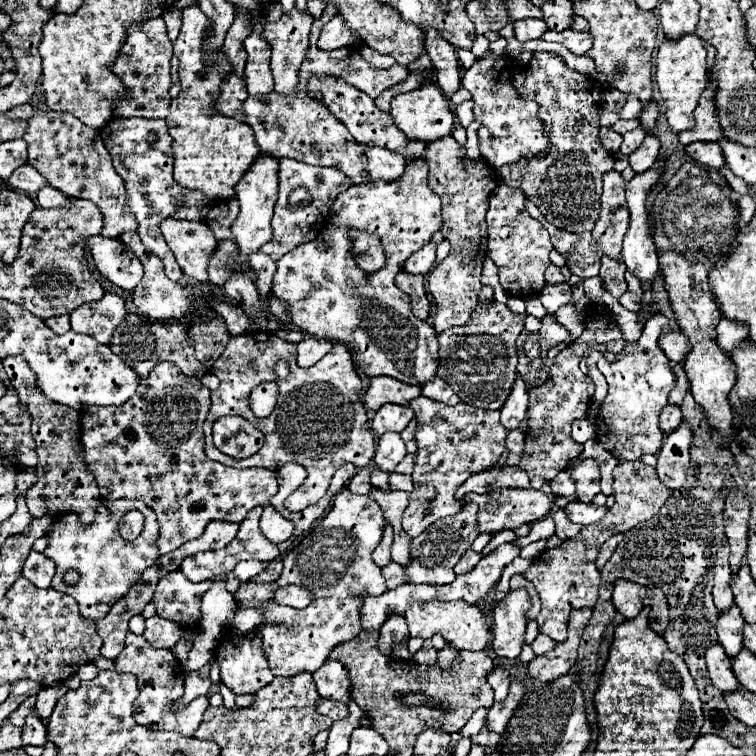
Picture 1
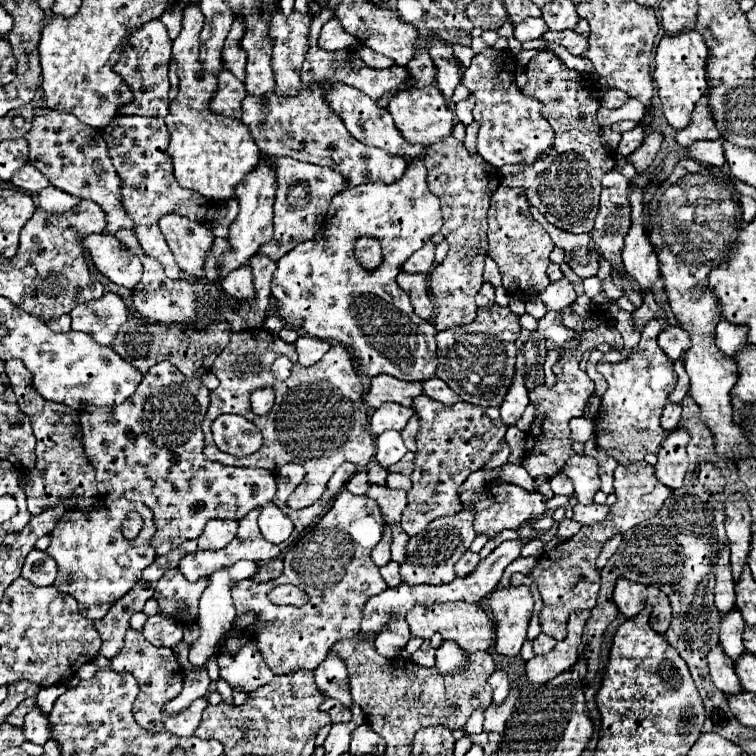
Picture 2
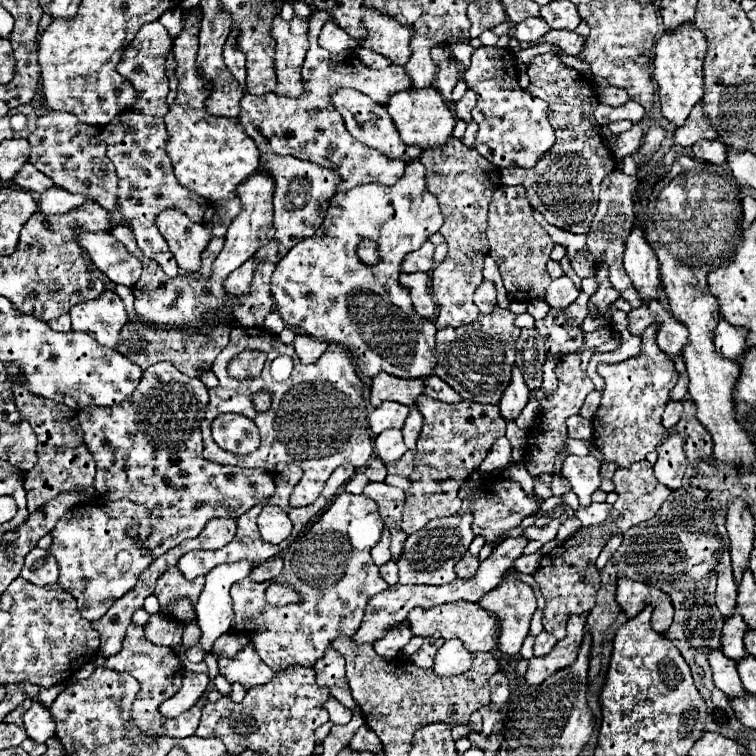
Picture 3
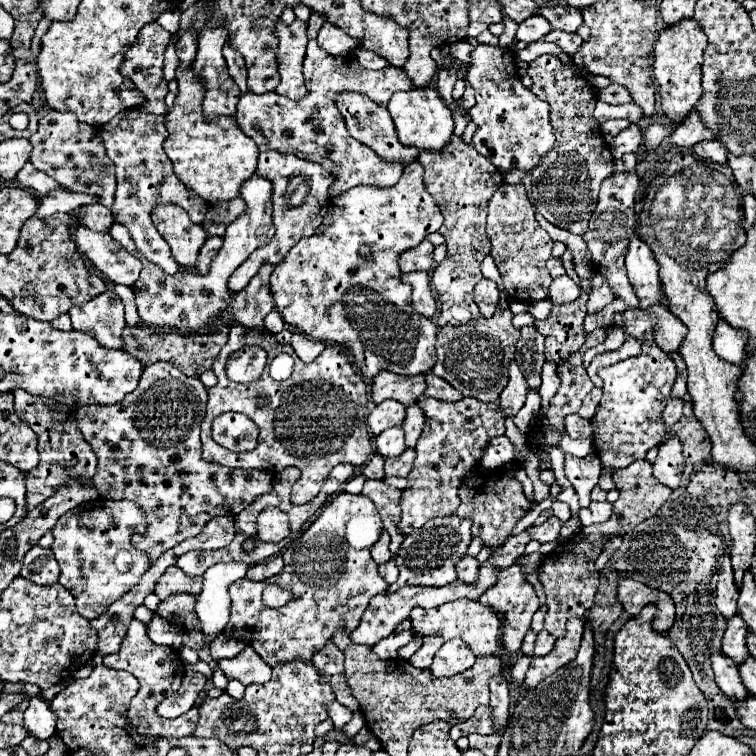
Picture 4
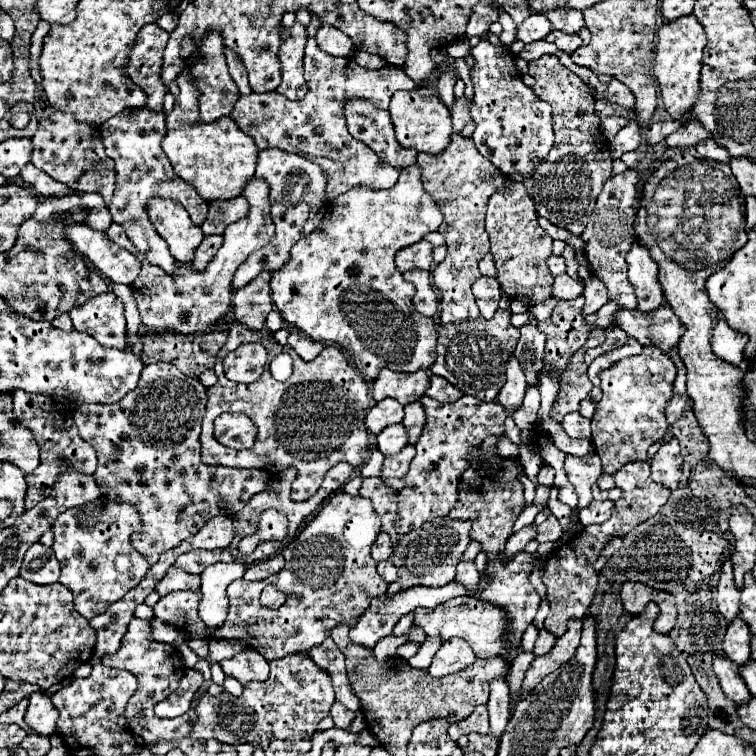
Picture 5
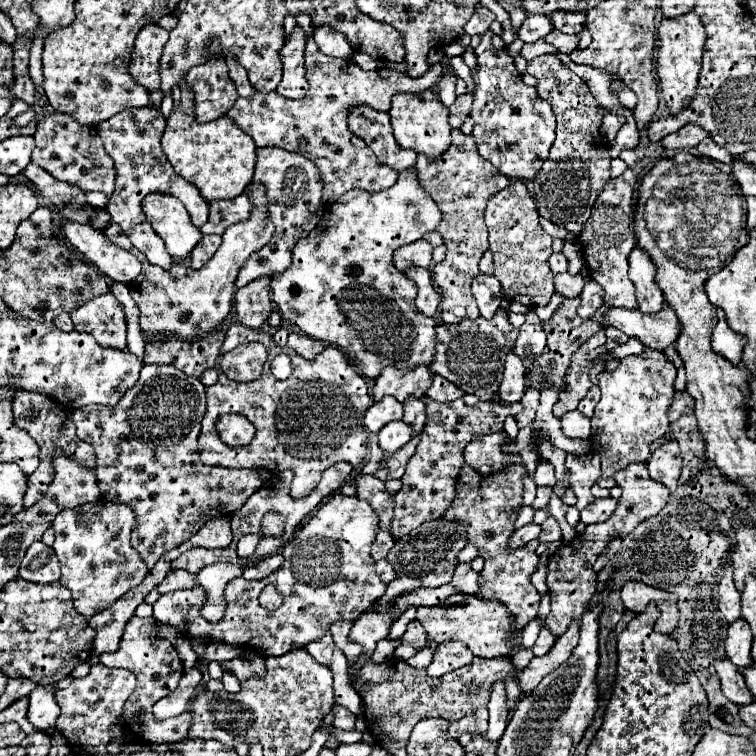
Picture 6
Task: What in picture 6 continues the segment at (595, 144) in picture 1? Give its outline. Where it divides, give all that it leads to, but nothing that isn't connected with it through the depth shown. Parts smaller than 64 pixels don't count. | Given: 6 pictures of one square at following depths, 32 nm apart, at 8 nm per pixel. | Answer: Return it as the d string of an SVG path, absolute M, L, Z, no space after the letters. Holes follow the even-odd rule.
M544 54L530 60L528 74L538 78L538 96L552 104L552 110L556 114L556 142L552 144L552 152L540 168L536 180L524 184L530 196L536 198L536 208L542 218L552 220L572 234L580 234L598 194L610 180L612 158L600 134L602 112L598 110L598 104L590 94L586 82L578 78L570 68L566 68L558 56Z

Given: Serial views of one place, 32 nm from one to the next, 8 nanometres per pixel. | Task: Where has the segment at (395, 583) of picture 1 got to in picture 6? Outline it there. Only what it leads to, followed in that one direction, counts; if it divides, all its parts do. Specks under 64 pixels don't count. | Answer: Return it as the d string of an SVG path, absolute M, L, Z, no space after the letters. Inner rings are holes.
M380 560L380 562L376 562L376 570L378 570L380 578L382 578L386 584L388 584L390 580L396 578L396 570L392 568L392 564L388 564L388 560Z

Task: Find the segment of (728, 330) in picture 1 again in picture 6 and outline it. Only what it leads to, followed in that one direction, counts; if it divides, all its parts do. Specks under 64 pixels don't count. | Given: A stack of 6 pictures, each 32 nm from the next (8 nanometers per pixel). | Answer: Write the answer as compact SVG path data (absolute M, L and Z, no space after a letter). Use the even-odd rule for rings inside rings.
M718 320L714 332L712 332L712 348L716 354L724 356L732 364L740 364L742 360L742 348L746 344L746 338L742 334L736 334L726 320Z

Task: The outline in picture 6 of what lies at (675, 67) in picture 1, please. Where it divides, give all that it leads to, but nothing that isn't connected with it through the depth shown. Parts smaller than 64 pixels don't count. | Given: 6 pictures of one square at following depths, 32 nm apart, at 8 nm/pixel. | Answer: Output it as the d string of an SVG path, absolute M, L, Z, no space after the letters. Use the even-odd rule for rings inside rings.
M688 12L680 18L662 20L658 28L658 40L660 44L658 44L658 58L656 58L656 76L660 82L662 98L670 114L678 114L680 110L684 110L684 106L692 102L692 96L696 96L706 32L700 18L694 12Z

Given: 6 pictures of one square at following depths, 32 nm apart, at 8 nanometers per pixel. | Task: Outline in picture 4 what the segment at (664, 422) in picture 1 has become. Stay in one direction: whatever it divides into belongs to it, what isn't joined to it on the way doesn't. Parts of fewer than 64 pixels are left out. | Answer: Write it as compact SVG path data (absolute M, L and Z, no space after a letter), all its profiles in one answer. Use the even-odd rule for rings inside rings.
M672 398L672 400L666 404L663 419L667 426L672 426L680 420L682 417L682 406L684 406L684 400L678 400L678 398Z

